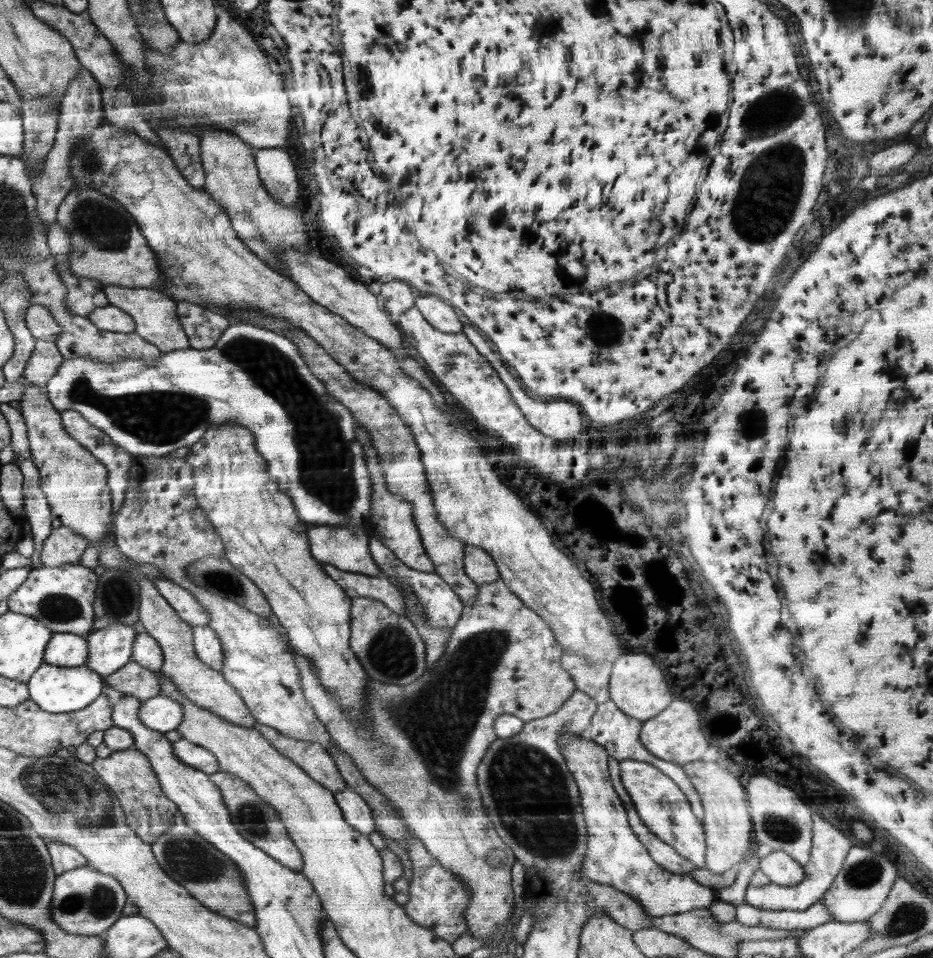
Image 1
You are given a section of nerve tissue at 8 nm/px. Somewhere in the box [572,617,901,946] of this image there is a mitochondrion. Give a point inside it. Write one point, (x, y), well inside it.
(782, 826)

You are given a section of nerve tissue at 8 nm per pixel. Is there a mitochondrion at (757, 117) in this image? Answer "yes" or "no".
no

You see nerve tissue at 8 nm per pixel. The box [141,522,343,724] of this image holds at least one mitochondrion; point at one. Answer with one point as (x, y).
(227, 583)

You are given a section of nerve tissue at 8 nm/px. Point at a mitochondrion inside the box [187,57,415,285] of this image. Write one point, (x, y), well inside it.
(246, 118)

